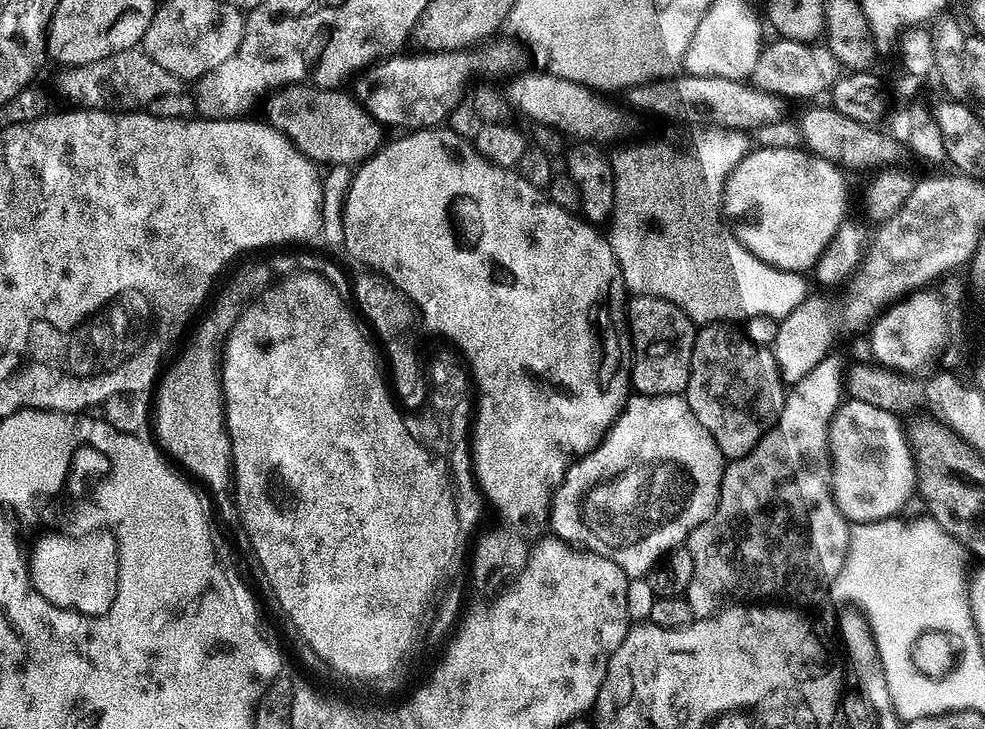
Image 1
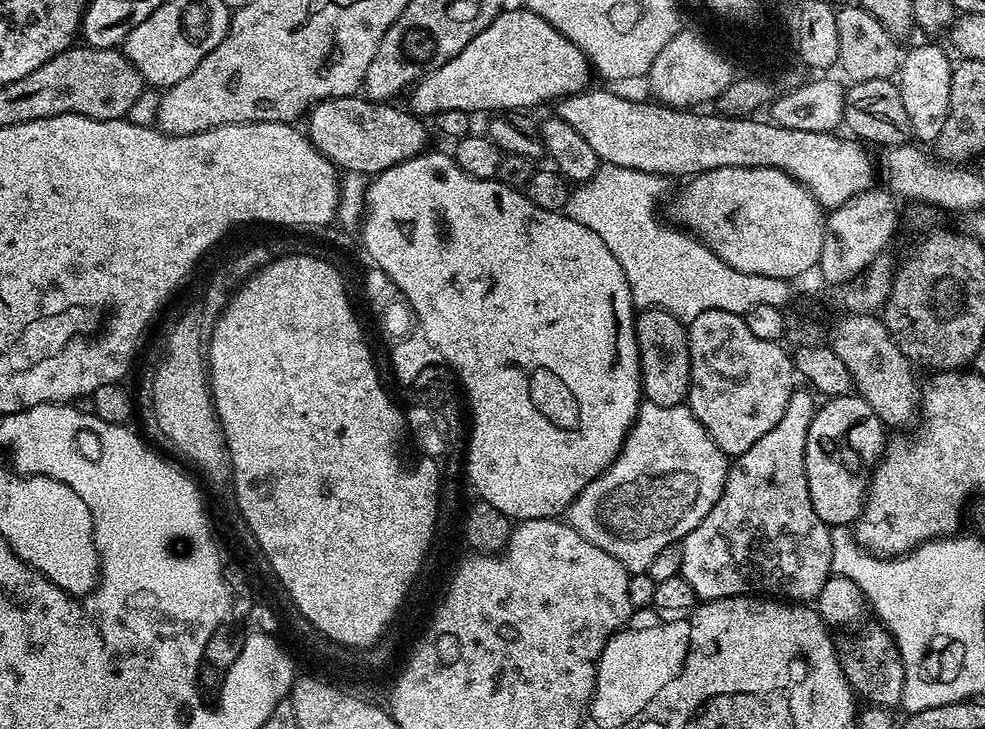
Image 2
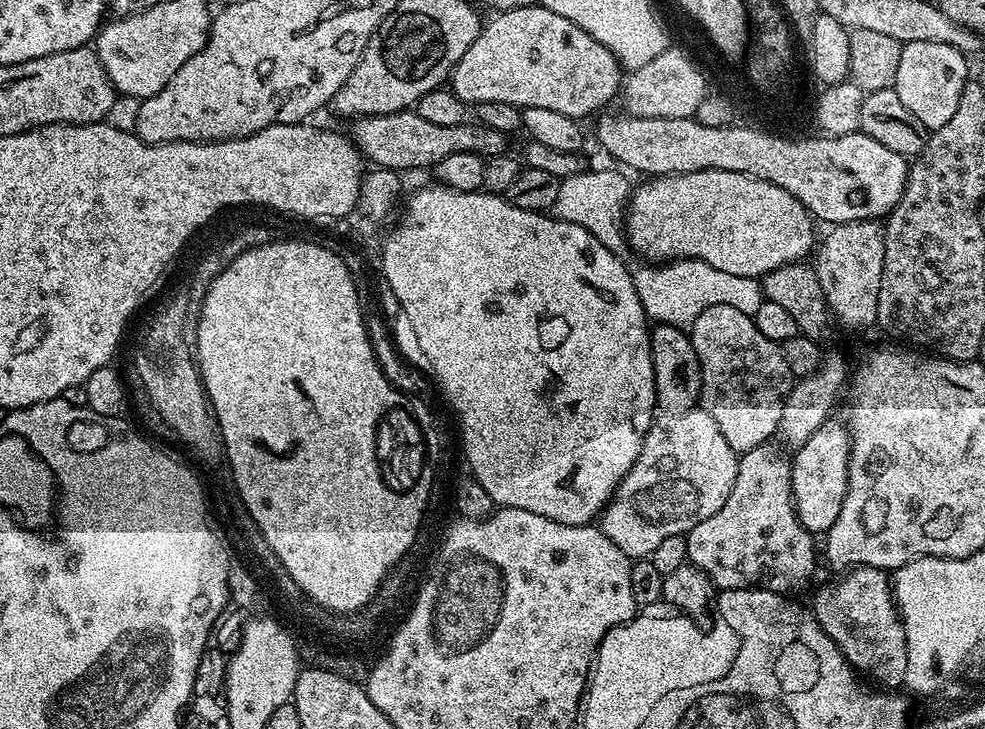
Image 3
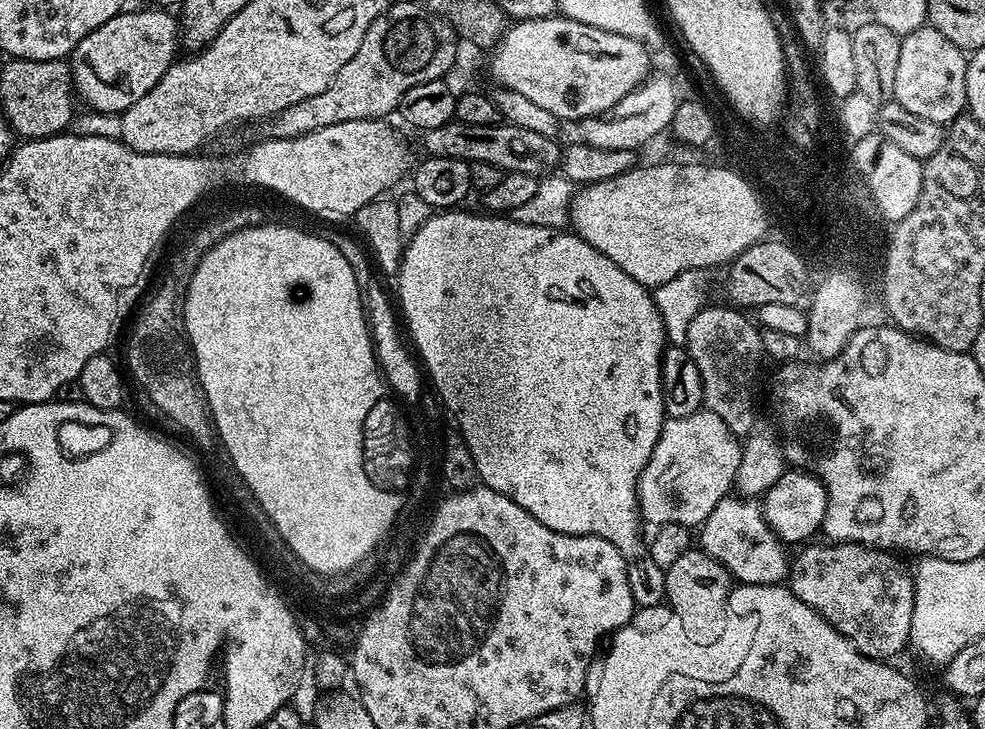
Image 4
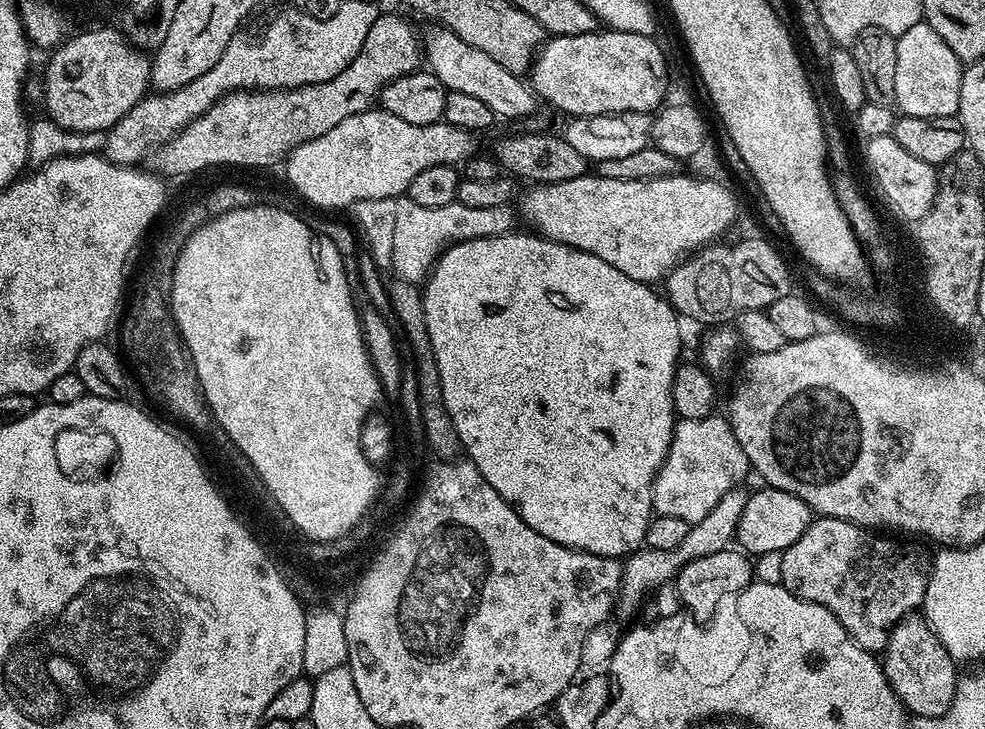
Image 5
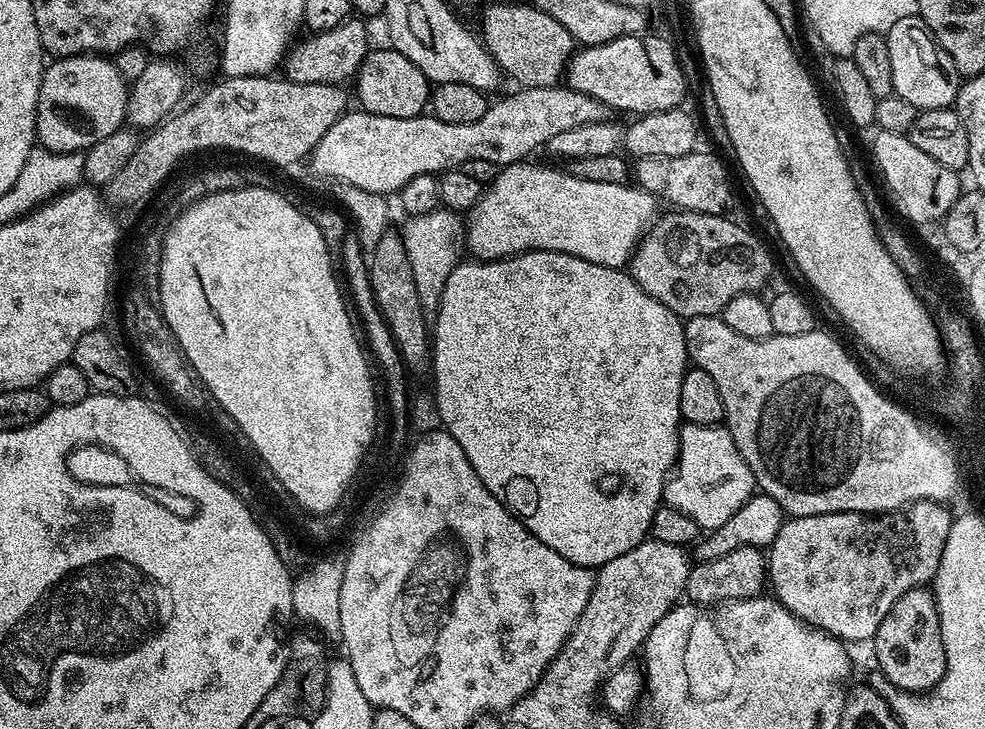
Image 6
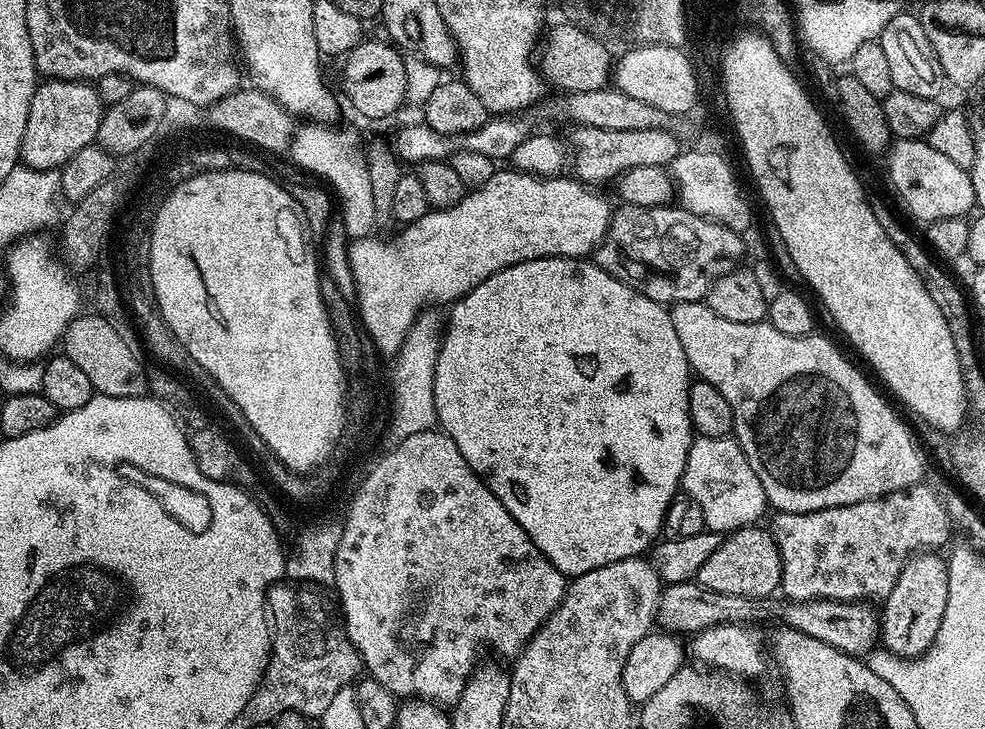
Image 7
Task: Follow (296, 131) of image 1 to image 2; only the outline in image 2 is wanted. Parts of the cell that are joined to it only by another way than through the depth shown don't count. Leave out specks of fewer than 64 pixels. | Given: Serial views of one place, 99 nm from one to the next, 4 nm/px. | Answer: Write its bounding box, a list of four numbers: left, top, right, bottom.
[306,95,429,178]

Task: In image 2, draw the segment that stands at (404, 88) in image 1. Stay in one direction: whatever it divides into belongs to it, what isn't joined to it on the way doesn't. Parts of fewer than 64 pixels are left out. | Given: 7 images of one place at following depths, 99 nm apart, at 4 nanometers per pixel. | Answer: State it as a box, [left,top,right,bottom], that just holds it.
[411,6,594,118]

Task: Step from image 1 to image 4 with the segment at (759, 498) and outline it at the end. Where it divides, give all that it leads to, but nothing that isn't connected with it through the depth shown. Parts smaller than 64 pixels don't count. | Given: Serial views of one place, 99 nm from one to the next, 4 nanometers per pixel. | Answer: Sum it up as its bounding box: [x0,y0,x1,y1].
[698,494,790,584]

